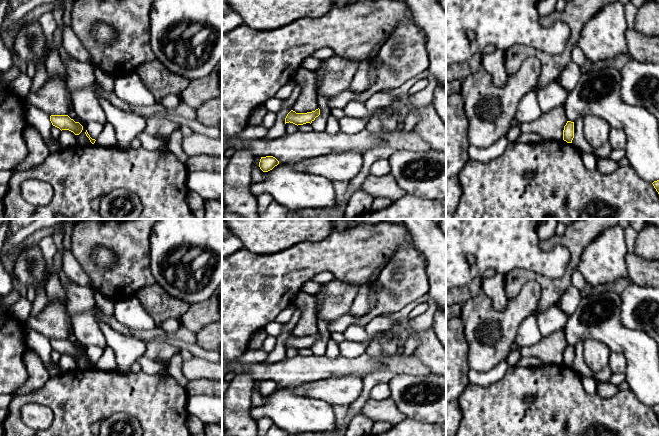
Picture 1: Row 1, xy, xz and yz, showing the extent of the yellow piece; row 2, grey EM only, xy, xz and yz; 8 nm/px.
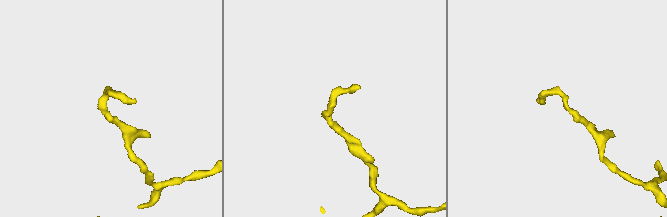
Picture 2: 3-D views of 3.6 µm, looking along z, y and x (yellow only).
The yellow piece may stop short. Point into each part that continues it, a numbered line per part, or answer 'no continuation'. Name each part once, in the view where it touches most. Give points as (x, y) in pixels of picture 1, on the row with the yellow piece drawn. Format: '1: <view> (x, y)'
no continuation

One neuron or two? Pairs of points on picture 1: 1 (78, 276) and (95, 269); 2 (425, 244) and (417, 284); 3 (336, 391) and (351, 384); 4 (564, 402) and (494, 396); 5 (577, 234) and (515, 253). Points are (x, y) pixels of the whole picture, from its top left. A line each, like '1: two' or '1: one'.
1: two
2: two
3: one
4: one
5: two

